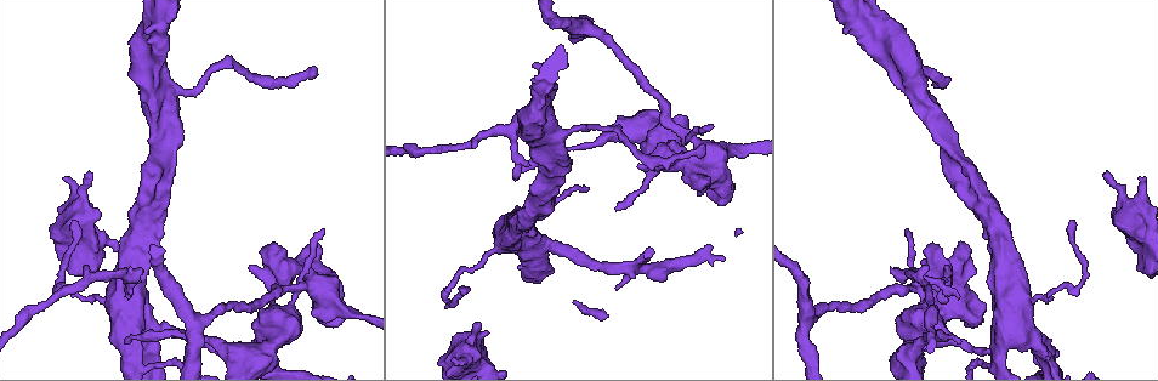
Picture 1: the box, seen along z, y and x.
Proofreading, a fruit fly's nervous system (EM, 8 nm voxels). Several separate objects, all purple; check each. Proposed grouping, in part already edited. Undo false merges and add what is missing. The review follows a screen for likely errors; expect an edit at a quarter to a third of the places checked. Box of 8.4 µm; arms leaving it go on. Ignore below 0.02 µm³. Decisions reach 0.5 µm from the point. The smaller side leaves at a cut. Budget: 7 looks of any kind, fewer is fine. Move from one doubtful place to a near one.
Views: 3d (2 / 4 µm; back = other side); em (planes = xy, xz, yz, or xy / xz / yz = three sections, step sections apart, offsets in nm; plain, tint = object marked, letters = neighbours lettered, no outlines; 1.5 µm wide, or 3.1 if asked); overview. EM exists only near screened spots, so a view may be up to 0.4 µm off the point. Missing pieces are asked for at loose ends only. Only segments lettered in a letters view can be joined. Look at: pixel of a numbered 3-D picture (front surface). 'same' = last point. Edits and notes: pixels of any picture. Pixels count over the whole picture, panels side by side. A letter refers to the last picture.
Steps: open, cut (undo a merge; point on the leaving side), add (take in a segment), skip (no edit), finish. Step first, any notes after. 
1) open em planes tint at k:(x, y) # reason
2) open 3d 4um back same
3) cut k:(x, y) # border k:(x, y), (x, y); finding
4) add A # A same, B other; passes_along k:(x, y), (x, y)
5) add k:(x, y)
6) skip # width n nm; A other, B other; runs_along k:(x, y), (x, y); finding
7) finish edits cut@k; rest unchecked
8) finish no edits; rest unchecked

open em planes letters at 1:(56, 288) # sharp bend

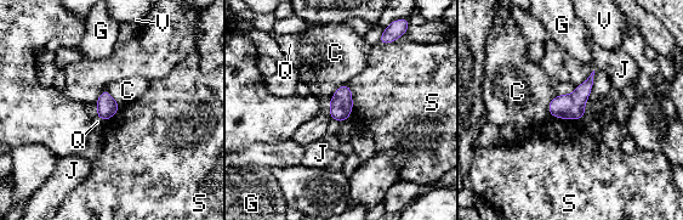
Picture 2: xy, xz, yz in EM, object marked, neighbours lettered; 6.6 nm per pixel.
skip # C other, G other, J other, Q other, S other, V other; border 2:(576, 88), (557, 95), (548, 113); one neuron here

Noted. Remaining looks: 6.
open em yz step 8 tint at 1:(625, 267) # abrupt turn

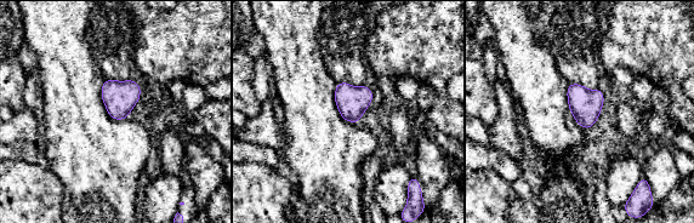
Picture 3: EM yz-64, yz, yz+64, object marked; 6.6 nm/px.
open em planes letters same

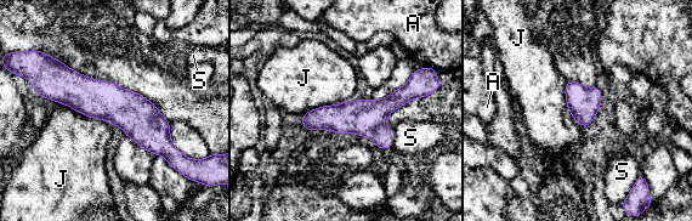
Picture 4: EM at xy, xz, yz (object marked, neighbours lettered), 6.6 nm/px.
skip # A other, J other, S other; border 4:(56, 101), (111, 125); all the same neuron

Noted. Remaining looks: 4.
open 3d 4um at 1:(481, 326)

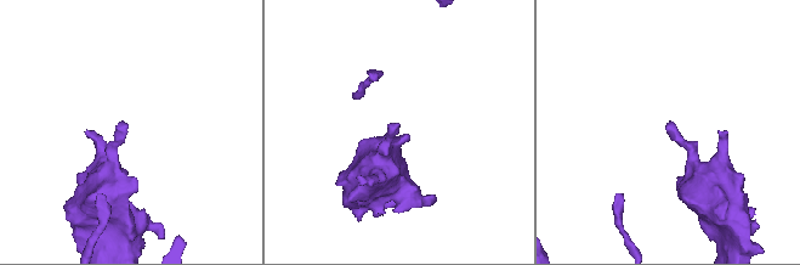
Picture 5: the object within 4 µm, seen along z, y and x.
open em planes letters at 5:(665, 126) # need the tissue

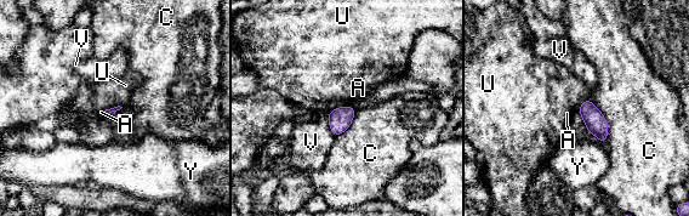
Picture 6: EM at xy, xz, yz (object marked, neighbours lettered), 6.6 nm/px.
skip # A other, C other, U other, V other, Y other; border 6:(346, 104), (336, 107), (328, 113); none of them fits

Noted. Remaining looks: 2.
finish no edits; rest unchecked

